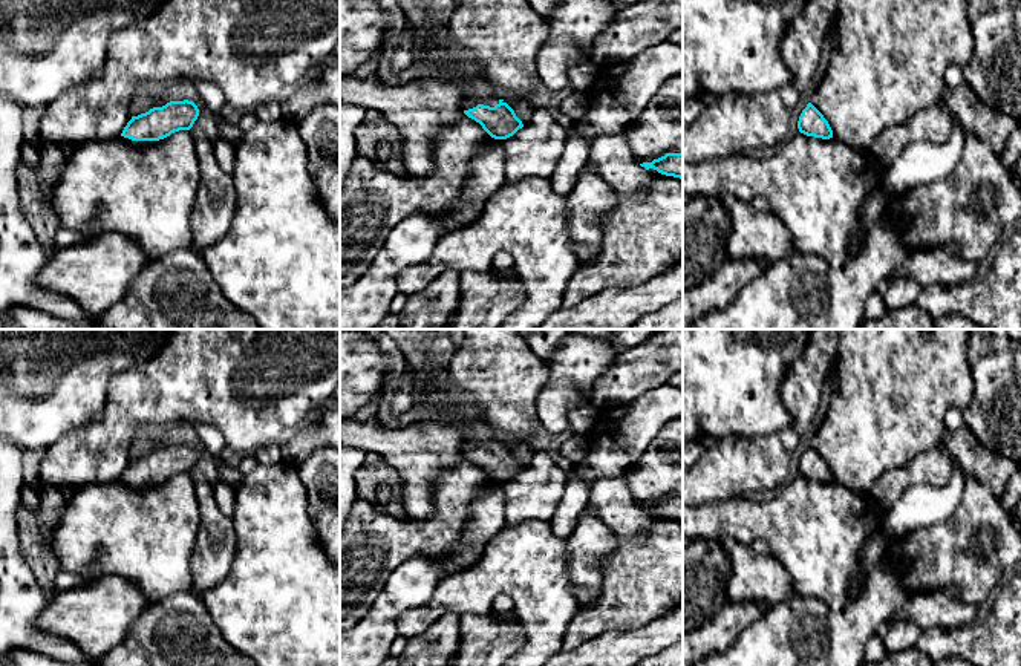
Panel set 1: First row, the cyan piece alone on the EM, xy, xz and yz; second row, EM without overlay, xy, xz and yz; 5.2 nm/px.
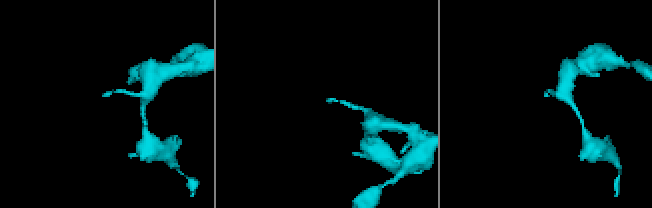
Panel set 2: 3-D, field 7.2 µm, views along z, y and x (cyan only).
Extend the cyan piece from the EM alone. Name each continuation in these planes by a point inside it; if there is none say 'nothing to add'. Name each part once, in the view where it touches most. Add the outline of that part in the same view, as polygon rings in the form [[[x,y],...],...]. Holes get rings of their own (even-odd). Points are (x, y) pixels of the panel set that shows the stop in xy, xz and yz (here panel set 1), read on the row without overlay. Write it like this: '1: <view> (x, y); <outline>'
1: xz (469, 446); [[[467,438],[462,450],[464,450],[464,453],[468,453],[468,452],[476,450],[478,447],[484,447],[484,449],[494,450],[496,447],[499,447],[499,441],[473,442],[473,441],[470,441],[470,439]]]

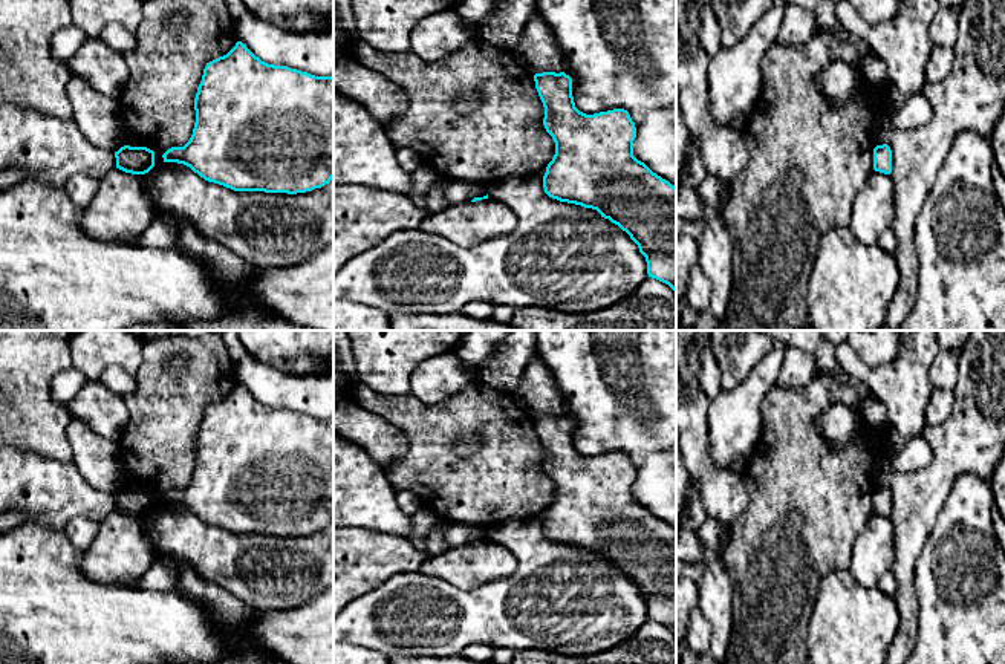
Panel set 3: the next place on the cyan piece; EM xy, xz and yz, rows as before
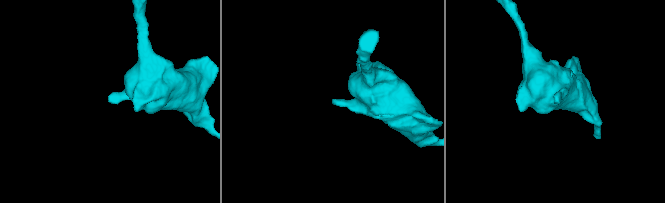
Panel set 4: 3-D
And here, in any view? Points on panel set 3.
nothing to add

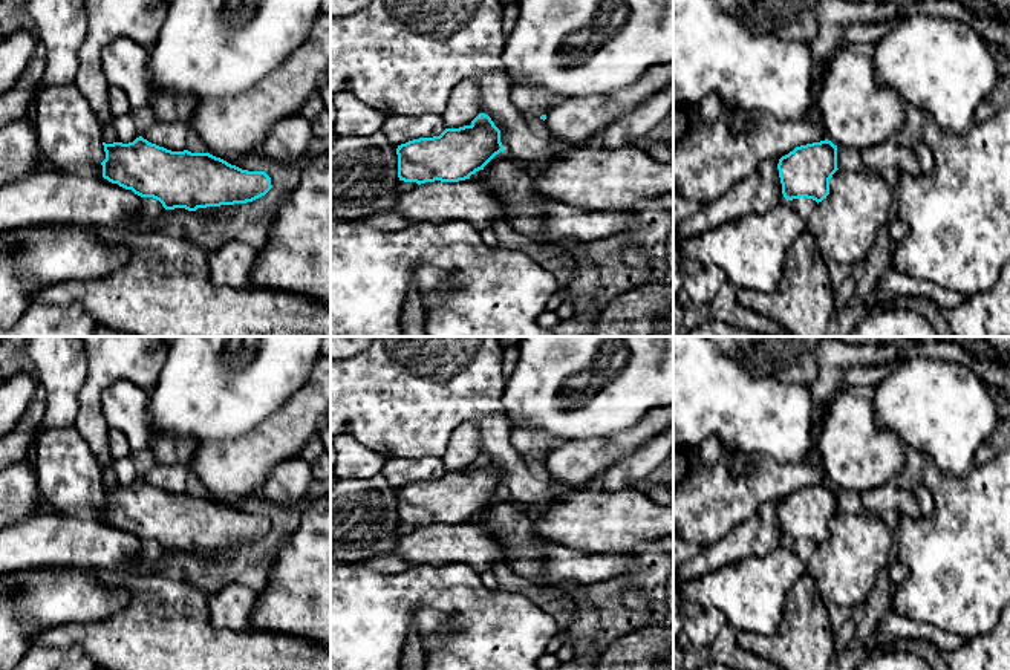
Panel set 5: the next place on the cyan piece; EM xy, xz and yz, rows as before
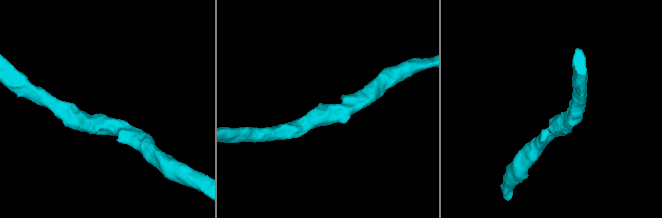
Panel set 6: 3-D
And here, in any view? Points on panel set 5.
nothing to add

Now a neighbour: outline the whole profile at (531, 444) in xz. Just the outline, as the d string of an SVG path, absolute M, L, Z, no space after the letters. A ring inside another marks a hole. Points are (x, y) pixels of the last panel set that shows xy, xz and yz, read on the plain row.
M526 427L513 428L511 444L526 462L546 457L559 445L546 431Z

